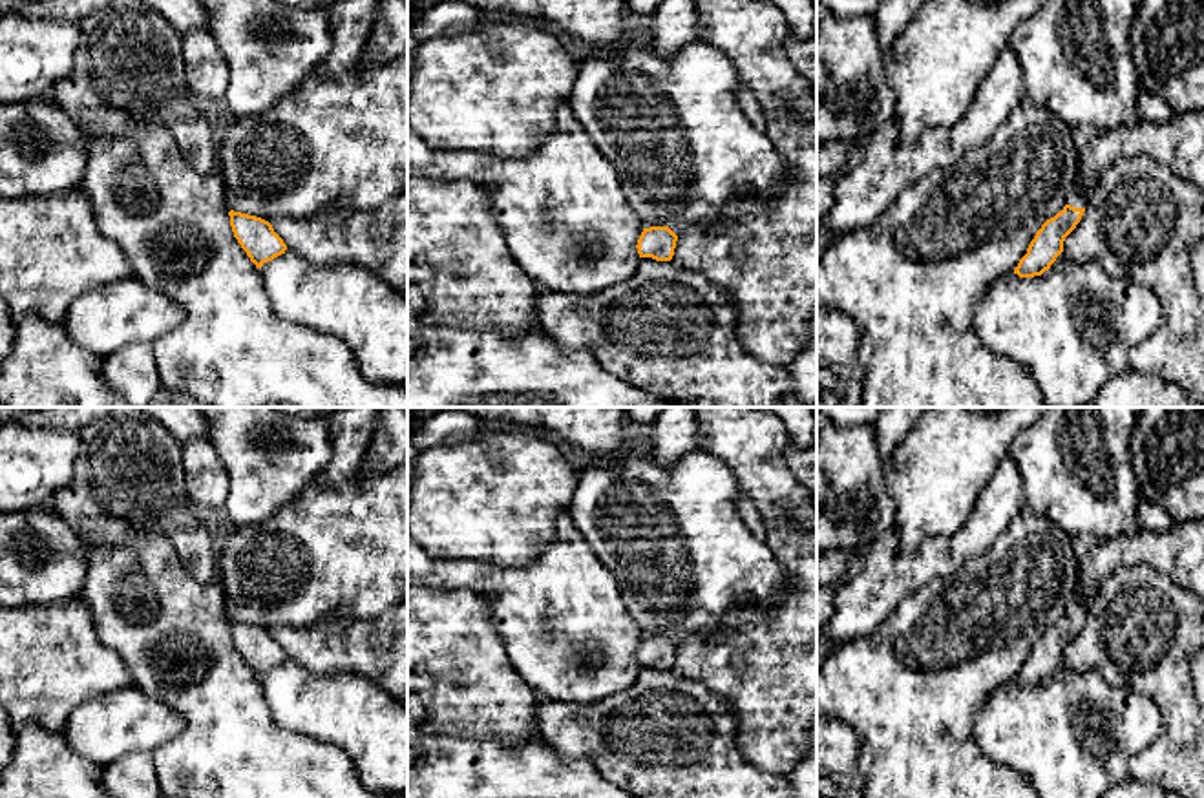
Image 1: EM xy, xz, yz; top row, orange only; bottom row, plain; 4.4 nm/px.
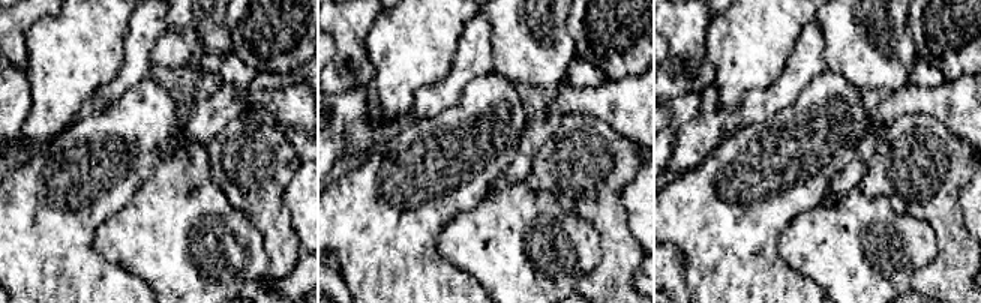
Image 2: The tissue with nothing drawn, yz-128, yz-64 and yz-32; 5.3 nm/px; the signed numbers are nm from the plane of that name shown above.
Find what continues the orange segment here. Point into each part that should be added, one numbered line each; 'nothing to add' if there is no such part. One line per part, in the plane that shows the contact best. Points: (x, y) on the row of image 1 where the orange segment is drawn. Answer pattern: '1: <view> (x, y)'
1: yz (1077, 198)

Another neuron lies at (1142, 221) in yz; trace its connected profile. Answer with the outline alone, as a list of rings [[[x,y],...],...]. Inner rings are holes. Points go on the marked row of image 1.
[[[1149,157],[1116,161],[1087,192],[1085,212],[1065,237],[1063,252],[1074,263],[1098,261],[1113,278],[1147,287],[1160,301],[1162,325],[1129,351],[1129,369],[1158,376],[1204,404],[1204,299],[1189,265],[1204,236],[1204,190]]]

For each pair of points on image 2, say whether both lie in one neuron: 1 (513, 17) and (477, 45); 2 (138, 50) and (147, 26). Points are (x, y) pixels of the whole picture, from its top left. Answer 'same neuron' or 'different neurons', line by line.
1: different neurons
2: same neuron

